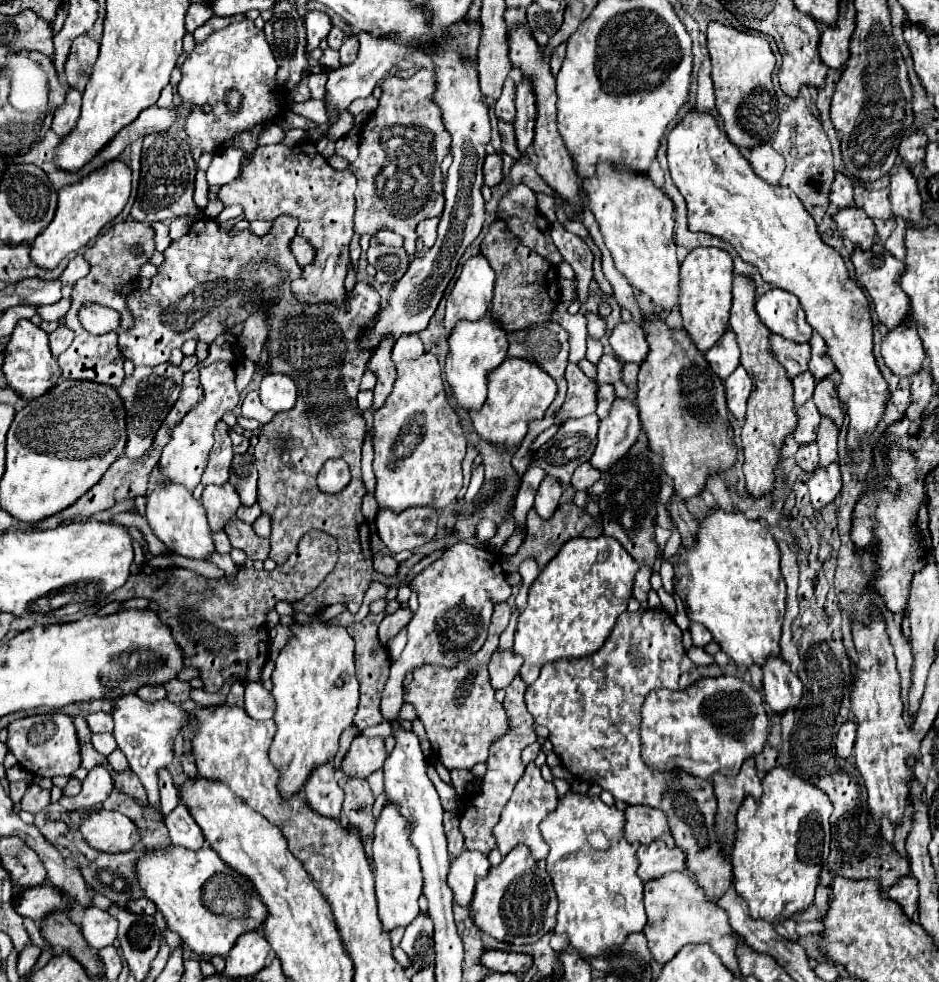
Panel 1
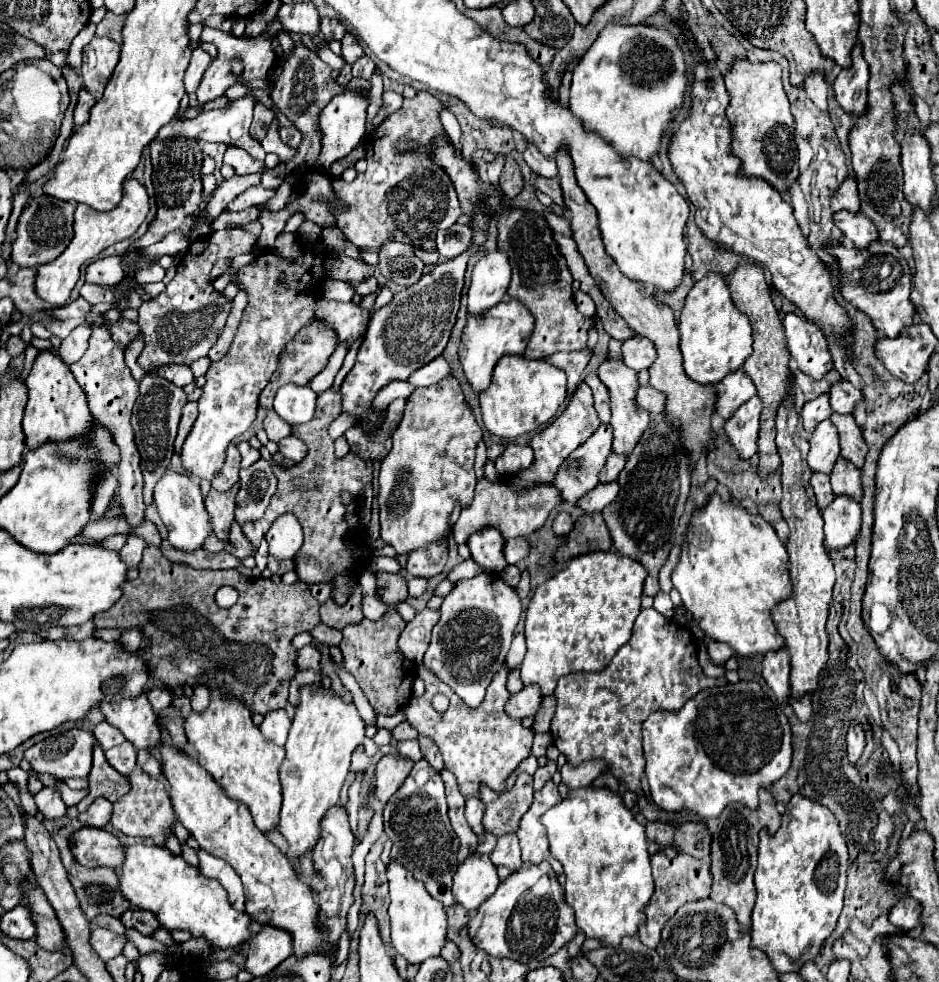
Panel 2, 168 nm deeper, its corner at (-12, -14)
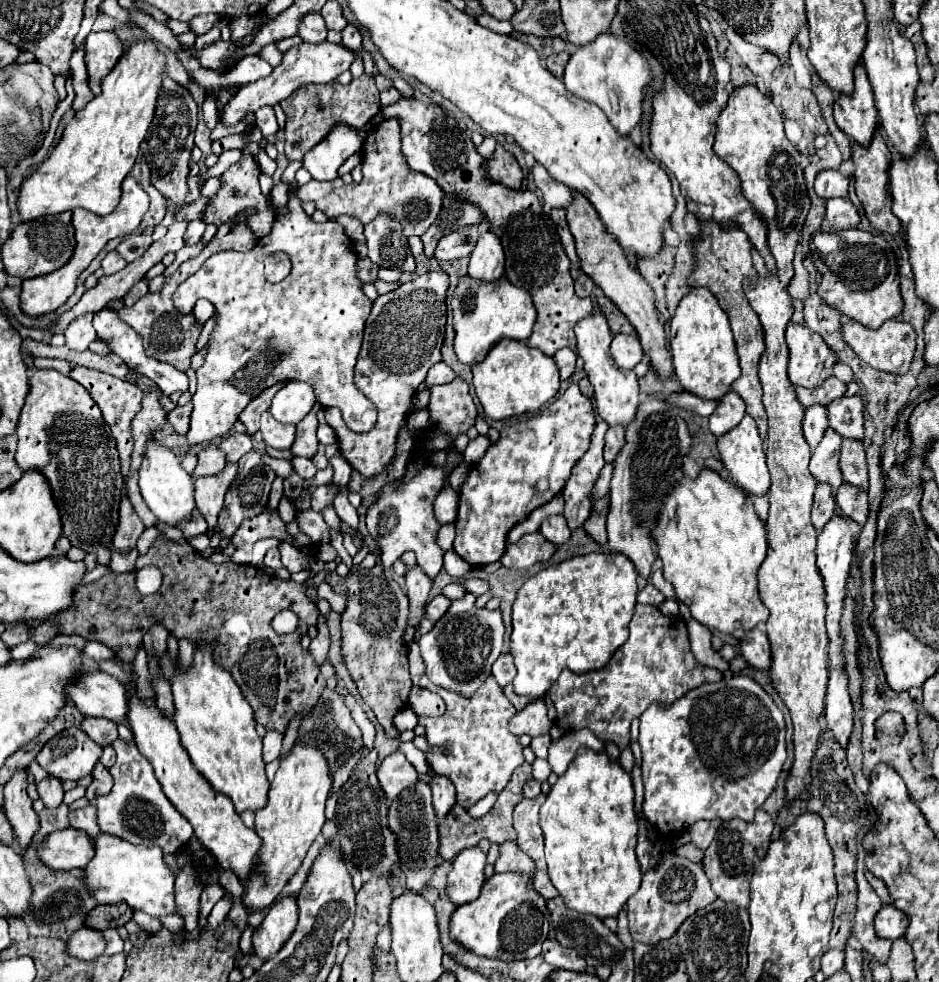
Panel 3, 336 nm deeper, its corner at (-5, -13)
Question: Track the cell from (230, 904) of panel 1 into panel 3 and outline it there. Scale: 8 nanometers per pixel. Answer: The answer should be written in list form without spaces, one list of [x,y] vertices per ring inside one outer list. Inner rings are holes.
[[[100,833],[94,839],[96,855],[86,865],[86,883],[92,895],[98,899],[98,903],[126,903],[132,909],[144,911],[152,917],[166,917],[170,913],[176,913],[174,903],[174,873],[164,863],[164,853],[156,847],[144,847],[144,845],[132,845],[124,843],[124,839],[118,839],[108,833]]]

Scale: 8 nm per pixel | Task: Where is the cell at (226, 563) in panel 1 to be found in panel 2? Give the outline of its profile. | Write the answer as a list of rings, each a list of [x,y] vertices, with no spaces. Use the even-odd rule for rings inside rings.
[[[117,534],[117,536],[111,536],[111,538],[103,540],[103,542],[99,542],[99,546],[105,548],[105,550],[115,550],[115,552],[119,552],[121,546],[125,544],[125,540],[127,540],[125,534]]]

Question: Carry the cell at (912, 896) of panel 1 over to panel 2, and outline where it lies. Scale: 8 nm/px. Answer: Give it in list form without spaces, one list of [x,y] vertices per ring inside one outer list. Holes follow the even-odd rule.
[[[903,896],[889,912],[889,922],[901,930],[901,932],[909,932],[915,926],[919,926],[919,916],[921,916],[921,908],[919,904],[915,904],[915,900],[911,900],[909,896]]]

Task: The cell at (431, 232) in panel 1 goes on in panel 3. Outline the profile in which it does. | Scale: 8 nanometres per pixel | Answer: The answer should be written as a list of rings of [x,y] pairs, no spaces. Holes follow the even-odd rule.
[[[468,225],[468,227],[454,231],[454,233],[448,233],[438,241],[434,257],[440,261],[468,257],[472,253],[472,249],[476,247],[478,237],[480,237],[480,231],[476,225]]]

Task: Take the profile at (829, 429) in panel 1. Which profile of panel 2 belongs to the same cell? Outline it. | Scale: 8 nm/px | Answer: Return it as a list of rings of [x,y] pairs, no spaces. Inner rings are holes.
[[[839,458],[833,472],[831,472],[831,486],[837,496],[847,496],[855,502],[863,498],[863,484],[861,484],[861,472],[847,460]]]

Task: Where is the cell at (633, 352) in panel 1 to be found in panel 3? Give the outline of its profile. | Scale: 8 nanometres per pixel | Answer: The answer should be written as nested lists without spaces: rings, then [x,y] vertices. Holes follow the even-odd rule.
[[[622,333],[614,335],[610,349],[612,349],[612,357],[620,369],[634,369],[644,357],[644,351],[642,351],[636,335],[622,335]]]

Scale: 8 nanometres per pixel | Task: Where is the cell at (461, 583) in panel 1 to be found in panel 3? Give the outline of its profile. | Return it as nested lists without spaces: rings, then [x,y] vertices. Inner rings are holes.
[[[466,591],[462,599],[452,601],[448,611],[436,621],[432,631],[418,641],[430,681],[462,697],[472,697],[478,691],[480,683],[484,683],[484,679],[490,675],[494,661],[502,653],[502,613],[500,609],[490,611],[486,607],[476,607],[476,599],[478,597],[474,593]]]

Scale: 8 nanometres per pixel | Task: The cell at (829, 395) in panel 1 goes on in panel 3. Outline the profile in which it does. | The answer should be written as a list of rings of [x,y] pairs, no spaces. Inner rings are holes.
[[[842,439],[840,449],[840,471],[844,481],[868,489],[868,471],[866,471],[866,453],[864,445],[858,439]]]

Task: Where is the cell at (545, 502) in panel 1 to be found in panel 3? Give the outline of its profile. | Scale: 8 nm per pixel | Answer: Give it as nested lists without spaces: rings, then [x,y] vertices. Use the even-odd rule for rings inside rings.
[[[552,515],[548,517],[542,527],[540,527],[540,533],[554,545],[562,545],[570,539],[570,529],[566,525],[566,519],[564,515]]]

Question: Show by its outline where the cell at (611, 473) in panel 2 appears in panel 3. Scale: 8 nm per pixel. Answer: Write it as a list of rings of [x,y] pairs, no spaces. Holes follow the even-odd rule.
[[[610,427],[606,433],[606,447],[604,447],[604,461],[612,463],[620,449],[624,447],[624,427]]]

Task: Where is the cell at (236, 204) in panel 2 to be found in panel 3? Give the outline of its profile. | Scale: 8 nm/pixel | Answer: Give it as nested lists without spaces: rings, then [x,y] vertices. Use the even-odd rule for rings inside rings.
[[[396,117],[378,123],[364,139],[362,173],[364,179],[360,183],[354,183],[352,187],[346,185],[341,177],[332,181],[310,181],[308,185],[296,189],[296,197],[302,203],[314,201],[316,209],[326,213],[330,221],[336,221],[336,217],[340,215],[350,215],[366,225],[376,219],[376,215],[390,215],[402,225],[402,233],[406,237],[424,235],[426,229],[436,221],[442,209],[444,191],[428,175],[412,171],[408,167],[400,151],[400,121]]]

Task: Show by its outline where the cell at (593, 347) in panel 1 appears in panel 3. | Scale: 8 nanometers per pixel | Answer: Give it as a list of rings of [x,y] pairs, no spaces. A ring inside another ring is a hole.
[[[538,163],[532,167],[532,177],[536,187],[542,191],[546,207],[568,207],[572,201],[572,191],[564,183],[552,179],[548,171],[544,171],[544,167]]]

